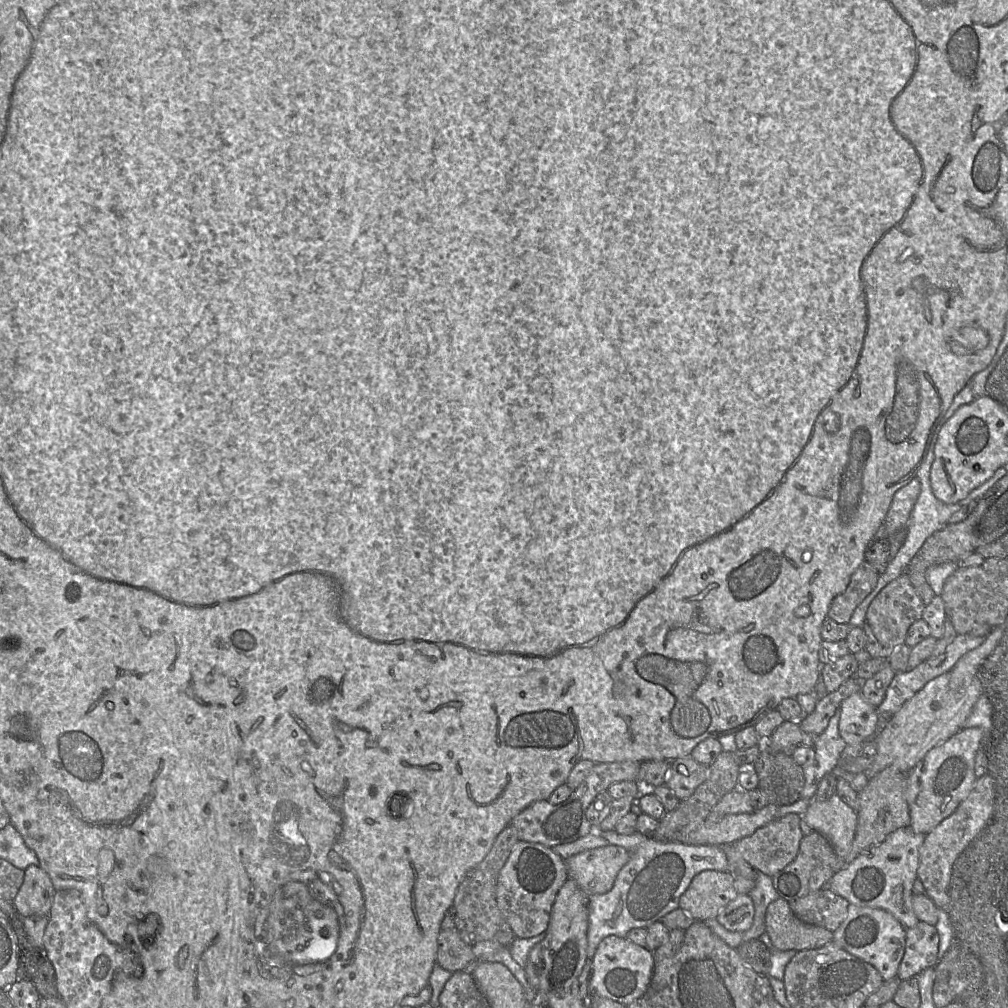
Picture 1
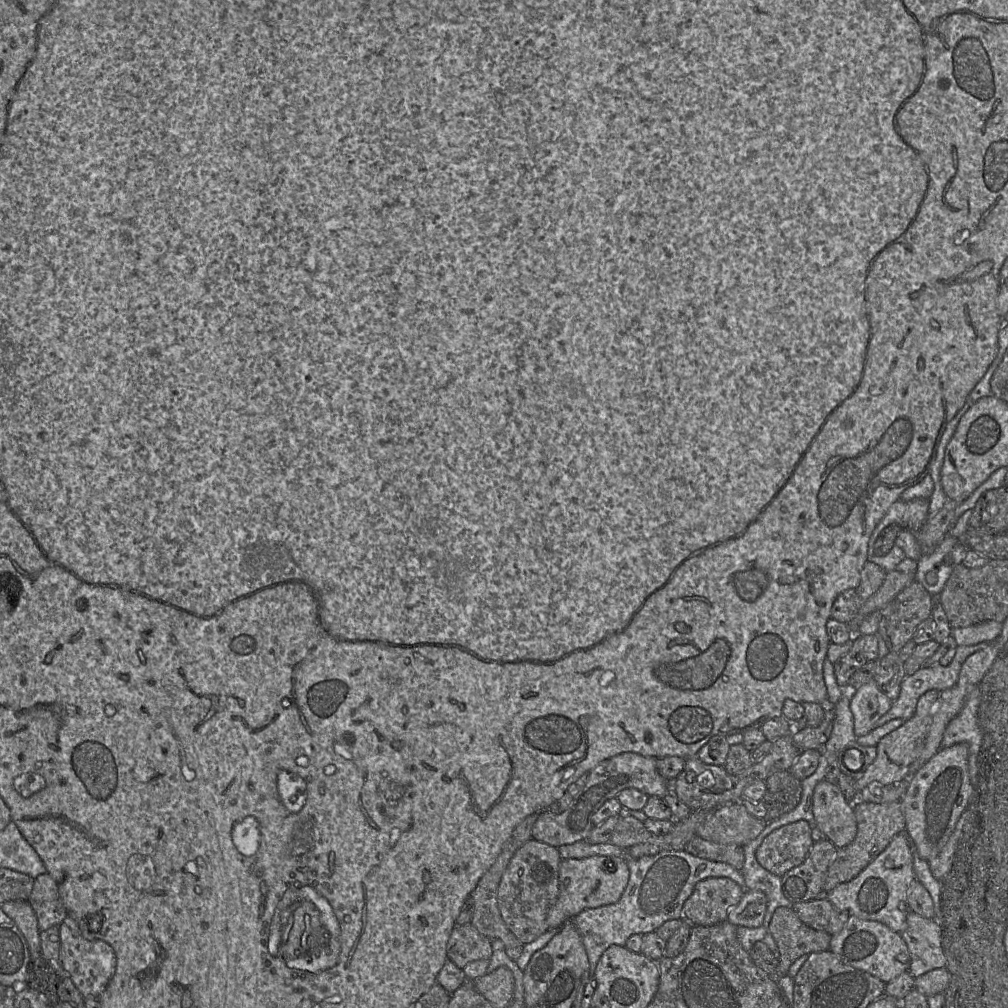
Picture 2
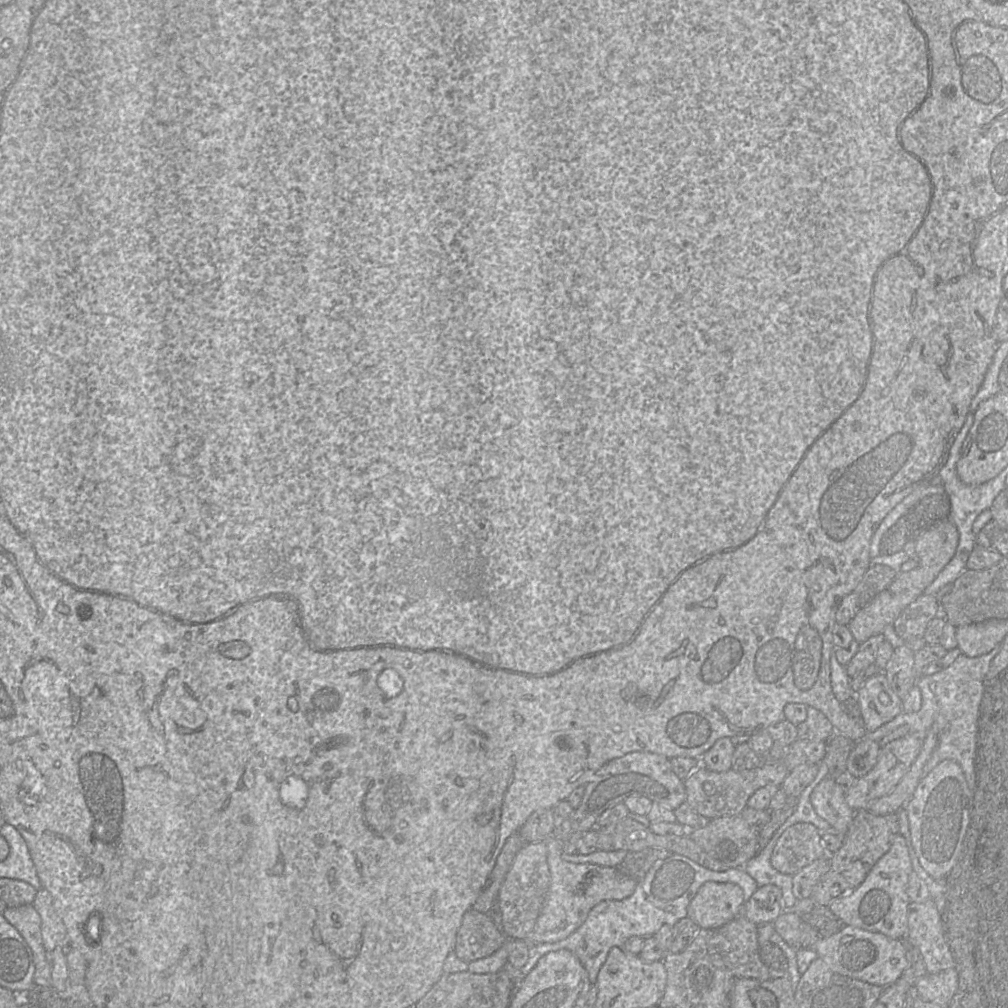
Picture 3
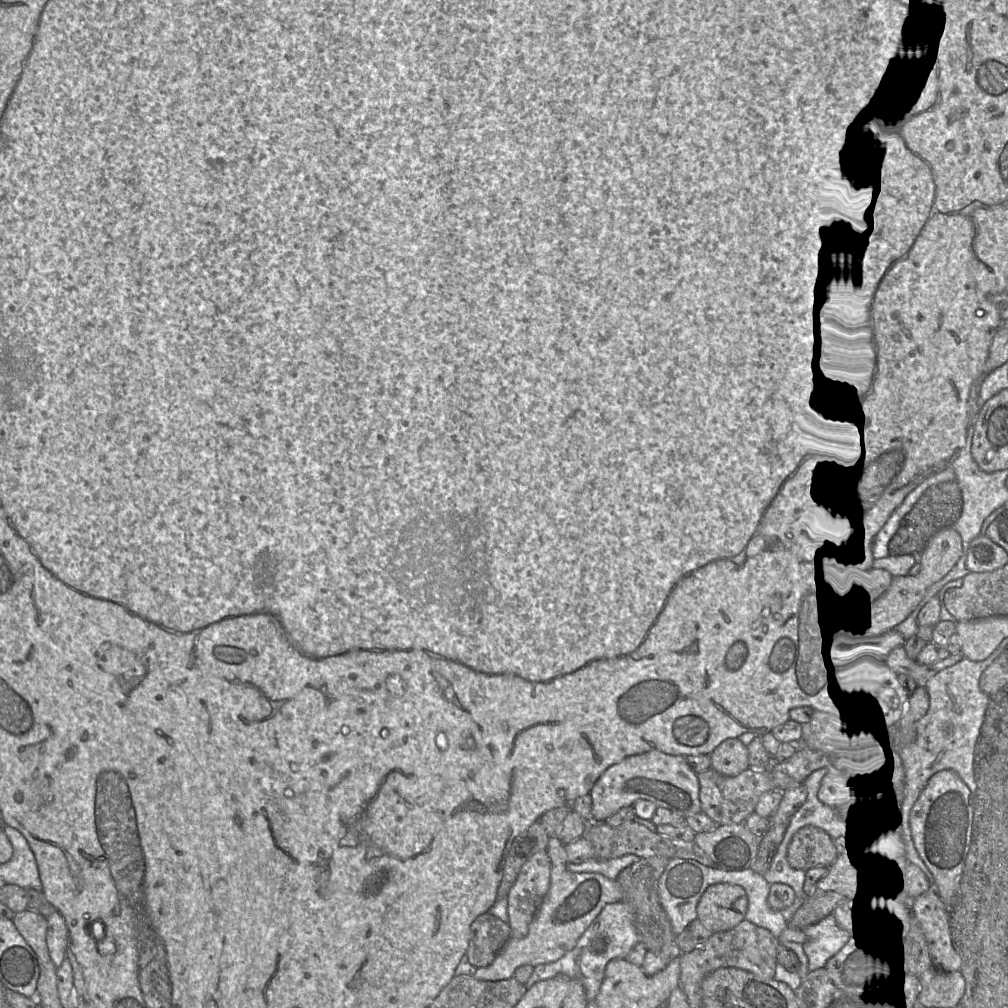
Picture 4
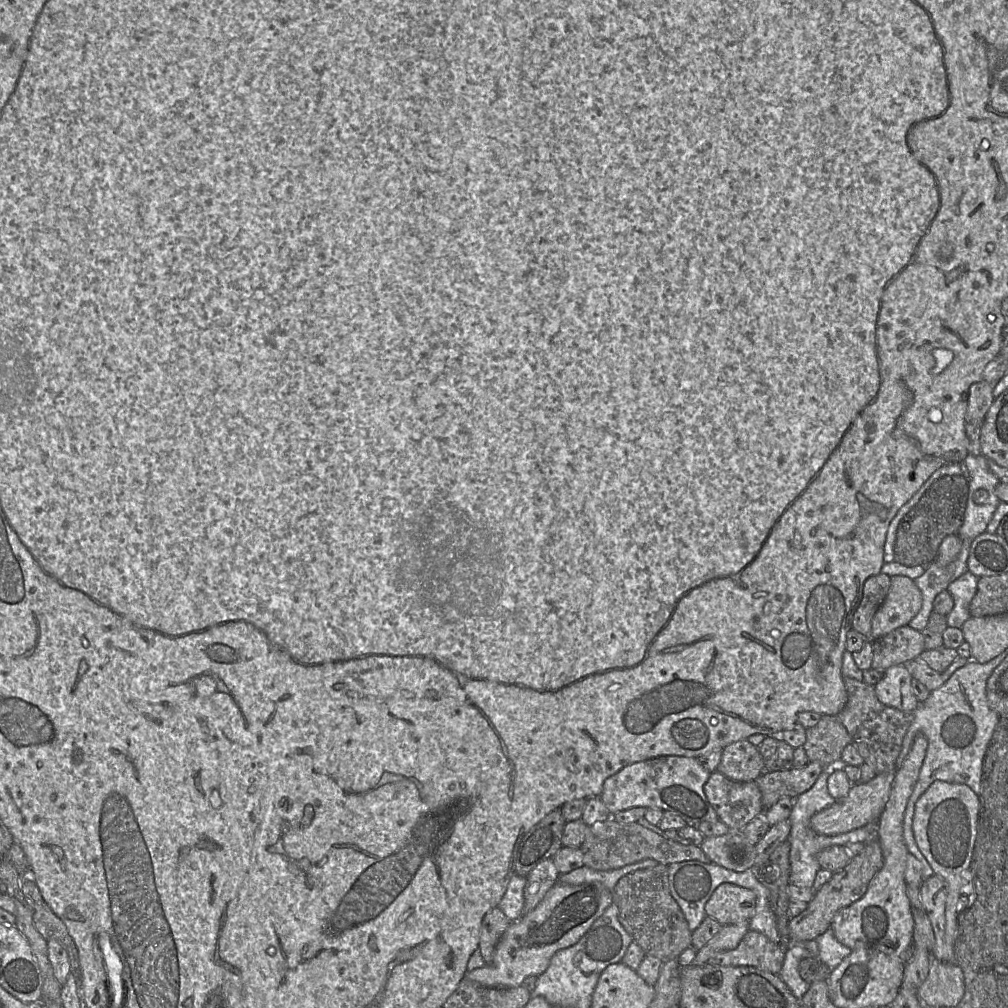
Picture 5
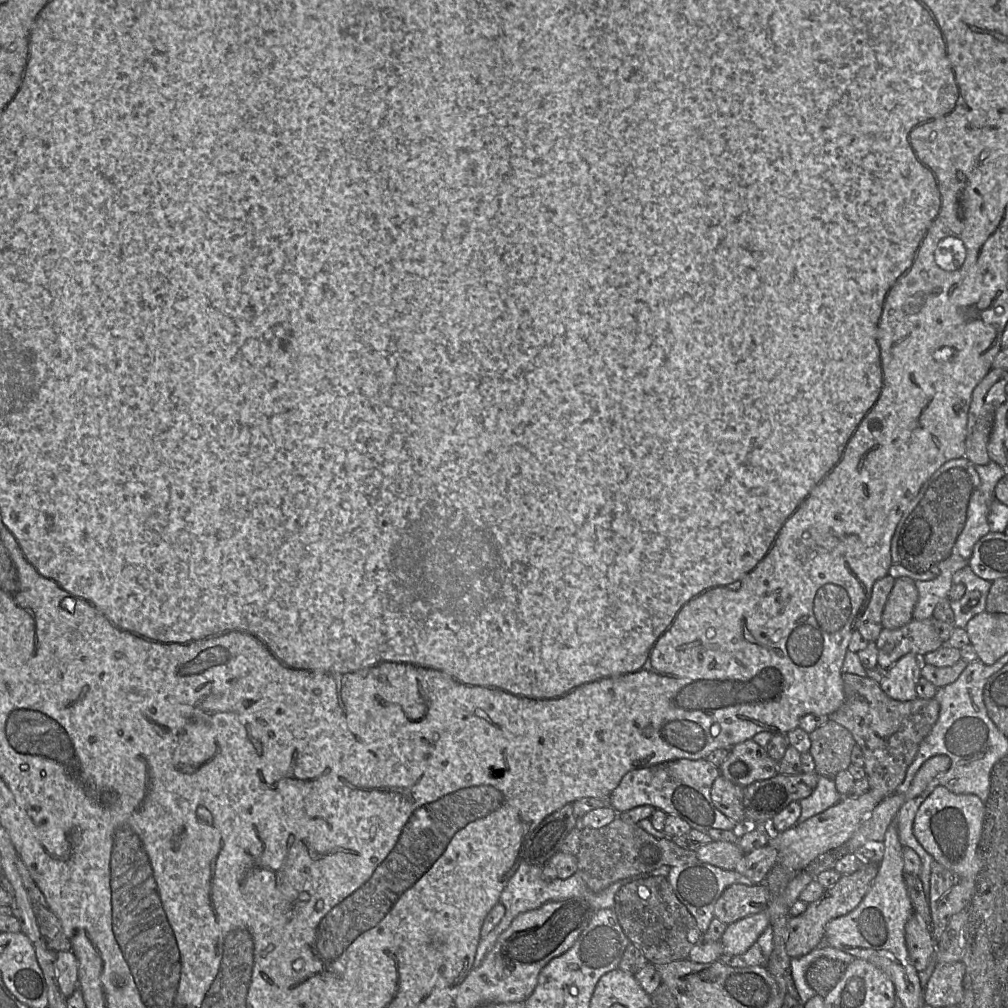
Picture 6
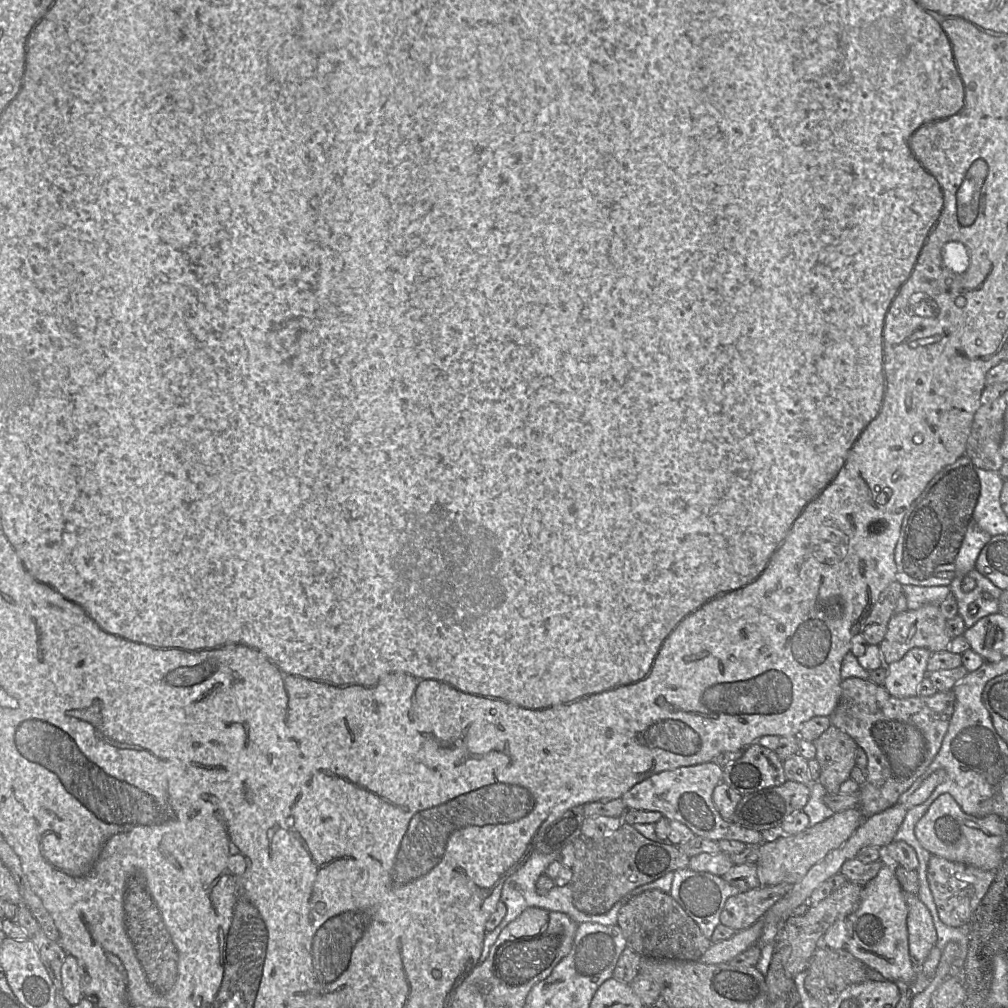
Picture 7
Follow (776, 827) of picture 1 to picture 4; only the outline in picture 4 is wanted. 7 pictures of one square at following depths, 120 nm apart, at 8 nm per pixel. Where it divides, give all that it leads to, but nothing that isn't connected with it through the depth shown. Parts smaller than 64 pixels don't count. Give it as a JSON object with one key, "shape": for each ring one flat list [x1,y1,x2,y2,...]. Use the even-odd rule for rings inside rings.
{"shape":[[812,825,800,828,787,849,789,865,805,871,815,867,830,867,839,856,835,837]]}

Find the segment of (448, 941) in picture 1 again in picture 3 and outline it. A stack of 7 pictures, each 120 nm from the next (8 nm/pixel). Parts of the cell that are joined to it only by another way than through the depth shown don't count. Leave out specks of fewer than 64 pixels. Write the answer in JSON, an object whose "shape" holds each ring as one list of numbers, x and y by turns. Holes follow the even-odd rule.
{"shape":[[468,910,456,935,453,952,470,963,491,956,505,943,507,936,488,913]]}

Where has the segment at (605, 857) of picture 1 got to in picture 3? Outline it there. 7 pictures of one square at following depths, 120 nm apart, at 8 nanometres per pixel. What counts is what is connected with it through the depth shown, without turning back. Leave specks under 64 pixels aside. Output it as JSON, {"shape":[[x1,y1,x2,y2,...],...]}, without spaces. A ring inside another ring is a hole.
{"shape":[[556,837,544,840,548,851,550,886,533,931,524,939,529,946,553,943,567,938,586,920,591,909,604,900,623,900,631,896,636,880,622,874,618,868,590,863,571,863,562,858,565,844]]}

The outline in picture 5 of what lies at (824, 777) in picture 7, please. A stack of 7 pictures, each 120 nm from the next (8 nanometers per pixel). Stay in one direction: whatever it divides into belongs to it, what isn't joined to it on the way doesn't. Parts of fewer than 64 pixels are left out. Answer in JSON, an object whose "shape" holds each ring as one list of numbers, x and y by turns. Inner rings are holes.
{"shape":[[822,715,815,726,806,728,803,748,809,761,833,768,841,763,842,751,851,742,849,733,837,715]]}

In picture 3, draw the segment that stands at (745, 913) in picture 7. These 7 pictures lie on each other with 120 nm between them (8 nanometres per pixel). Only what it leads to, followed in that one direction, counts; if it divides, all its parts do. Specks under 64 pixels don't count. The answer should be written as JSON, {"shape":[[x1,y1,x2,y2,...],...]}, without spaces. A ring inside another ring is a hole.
{"shape":[[708,881,689,903,687,917,700,929,717,929,738,917,745,902,737,884]]}

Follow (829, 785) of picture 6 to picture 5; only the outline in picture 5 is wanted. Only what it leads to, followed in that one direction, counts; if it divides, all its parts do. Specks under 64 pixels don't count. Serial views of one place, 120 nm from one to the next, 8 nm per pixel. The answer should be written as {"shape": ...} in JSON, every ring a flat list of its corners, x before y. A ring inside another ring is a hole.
{"shape":[[825,768,814,785,794,799,789,817,790,832,787,839,790,842,790,847,795,849,798,837,803,841,803,850,810,847,819,847,820,849,831,845,831,838,814,832,810,827,812,816,836,801,829,794,827,788,830,774,831,768]]}

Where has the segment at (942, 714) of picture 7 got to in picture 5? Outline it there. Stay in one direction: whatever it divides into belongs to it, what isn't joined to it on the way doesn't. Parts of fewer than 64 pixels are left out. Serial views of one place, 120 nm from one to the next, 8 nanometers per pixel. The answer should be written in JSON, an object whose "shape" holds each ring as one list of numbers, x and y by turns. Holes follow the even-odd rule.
{"shape":[[843,677,848,694,848,701,837,715,845,726,854,746,877,774,896,771,896,761,902,749,904,736,910,727,913,712,903,712,881,703,871,686,864,681]]}

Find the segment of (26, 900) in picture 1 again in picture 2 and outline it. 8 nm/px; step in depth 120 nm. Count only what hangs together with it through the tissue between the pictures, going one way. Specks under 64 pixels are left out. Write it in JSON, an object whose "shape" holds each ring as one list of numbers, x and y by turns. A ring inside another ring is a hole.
{"shape":[[47,872,34,879,28,902,36,914,40,932,59,927,68,916,59,897,57,883]]}

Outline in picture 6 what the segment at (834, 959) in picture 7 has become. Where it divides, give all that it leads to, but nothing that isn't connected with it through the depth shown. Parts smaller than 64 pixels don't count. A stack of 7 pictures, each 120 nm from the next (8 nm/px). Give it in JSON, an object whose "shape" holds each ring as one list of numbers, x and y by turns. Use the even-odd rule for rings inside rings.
{"shape":[[818,958,806,971,807,984,816,994,825,996,836,986,848,964,828,958]]}

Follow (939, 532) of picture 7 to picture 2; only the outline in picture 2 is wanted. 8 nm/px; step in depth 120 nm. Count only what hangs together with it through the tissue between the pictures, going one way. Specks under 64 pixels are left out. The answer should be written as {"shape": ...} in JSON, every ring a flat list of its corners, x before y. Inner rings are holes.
{"shape":[[929,499,894,502,869,539,869,558,887,555,902,530,917,534,928,519,928,509]]}

